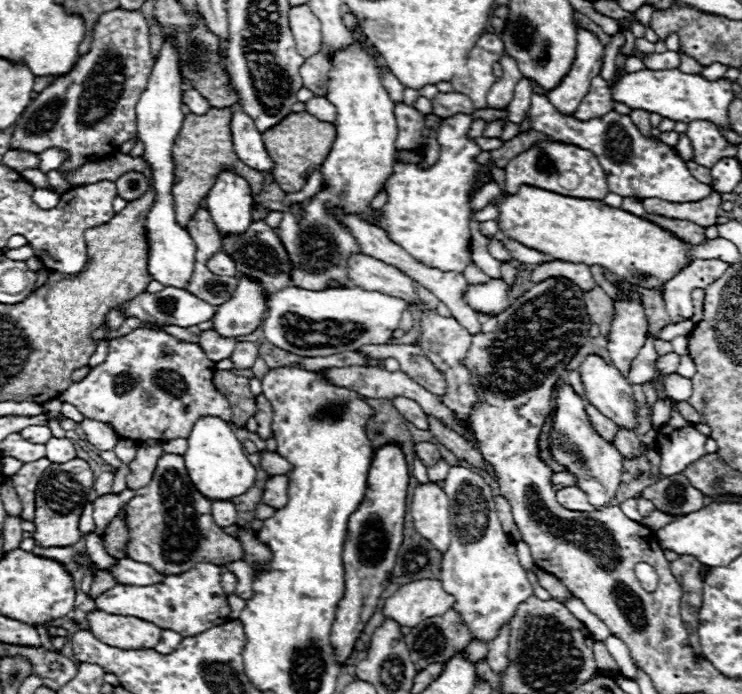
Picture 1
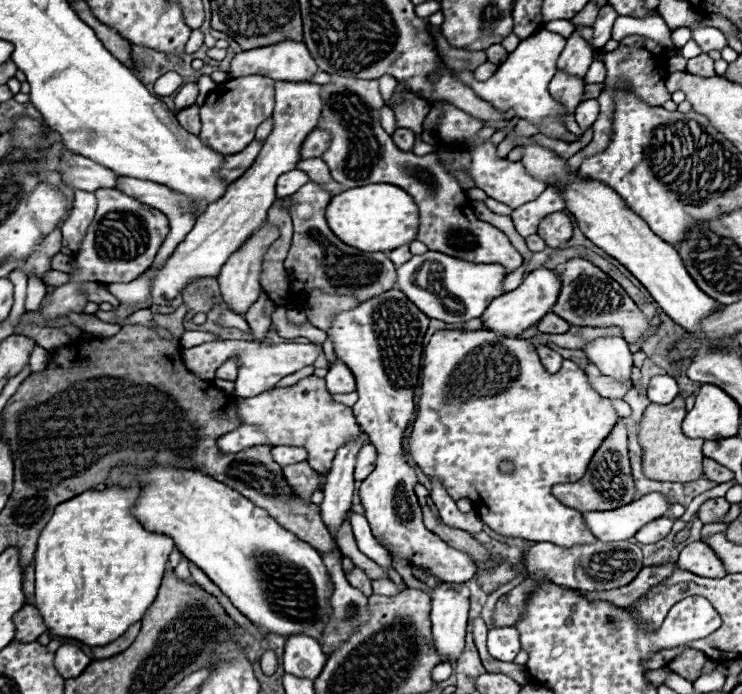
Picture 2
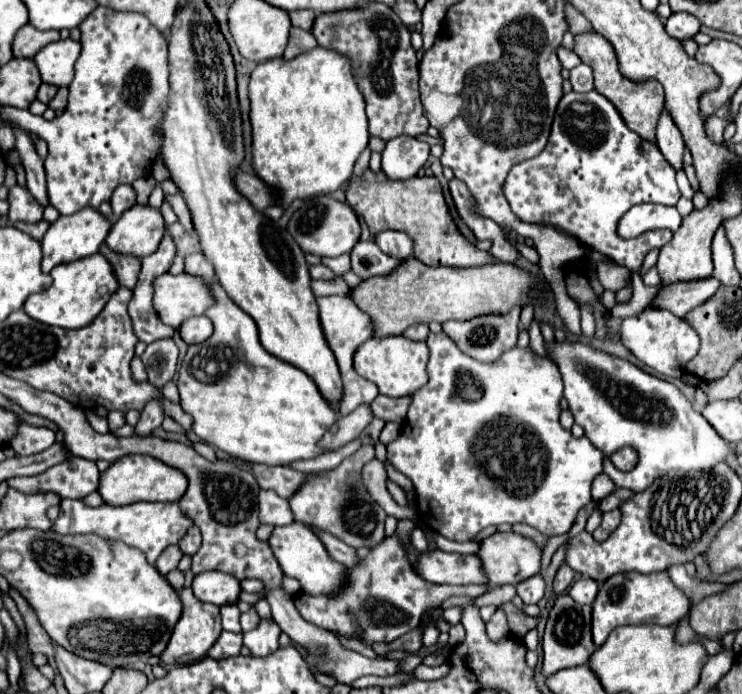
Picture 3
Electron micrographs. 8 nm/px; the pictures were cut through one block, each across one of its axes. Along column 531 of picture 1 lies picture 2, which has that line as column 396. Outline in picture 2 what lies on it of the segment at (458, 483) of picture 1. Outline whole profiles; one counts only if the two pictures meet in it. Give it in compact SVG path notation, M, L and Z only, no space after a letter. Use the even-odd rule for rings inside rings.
M374 578L372 588L374 588L374 594L380 594L380 596L398 596L408 586L406 584L396 584L390 578Z

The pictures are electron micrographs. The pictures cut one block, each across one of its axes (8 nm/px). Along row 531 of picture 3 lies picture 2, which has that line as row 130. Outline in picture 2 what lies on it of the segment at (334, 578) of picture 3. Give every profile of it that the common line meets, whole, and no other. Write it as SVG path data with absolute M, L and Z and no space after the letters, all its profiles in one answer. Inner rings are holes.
M276 82L276 106L274 106L274 130L266 138L264 148L260 150L254 164L240 176L236 182L228 186L228 192L204 212L200 220L196 220L190 234L184 242L178 244L176 252L166 260L164 268L156 274L152 286L152 304L168 304L176 294L180 294L186 284L198 278L216 278L224 262L232 252L246 242L256 228L264 222L268 208L276 200L276 178L292 168L296 168L296 160L300 160L300 144L304 138L316 128L316 120L320 116L320 86L312 82Z

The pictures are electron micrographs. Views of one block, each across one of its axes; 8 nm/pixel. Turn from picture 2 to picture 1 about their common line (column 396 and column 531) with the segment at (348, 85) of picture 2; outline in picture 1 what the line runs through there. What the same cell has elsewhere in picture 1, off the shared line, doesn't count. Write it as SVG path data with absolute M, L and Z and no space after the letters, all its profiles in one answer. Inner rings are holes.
M548 142L548 144L532 146L528 152L516 156L516 160L510 160L504 170L506 170L506 192L510 194L516 194L518 188L524 184L548 192L556 192L562 196L574 196L586 200L604 200L604 196L610 192L606 184L606 174L598 158L592 152L572 144Z

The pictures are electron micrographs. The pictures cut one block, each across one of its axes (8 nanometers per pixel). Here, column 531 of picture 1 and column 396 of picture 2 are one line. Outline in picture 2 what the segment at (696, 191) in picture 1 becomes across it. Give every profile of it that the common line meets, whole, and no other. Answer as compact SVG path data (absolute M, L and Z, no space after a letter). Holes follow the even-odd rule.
M406 94L400 100L400 104L394 106L398 128L402 128L402 126L412 128L416 134L422 132L422 122L428 112L430 112L430 102L416 98L414 94Z

